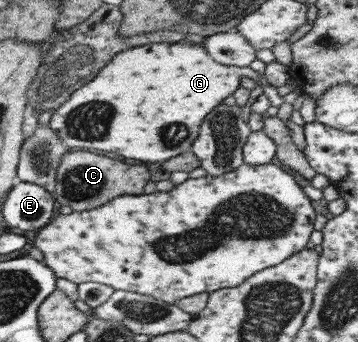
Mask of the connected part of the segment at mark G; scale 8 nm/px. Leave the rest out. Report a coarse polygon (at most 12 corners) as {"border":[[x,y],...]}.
{"border":[[203,43],[118,53],[52,114],[71,149],[151,163],[191,149],[253,80]]}

